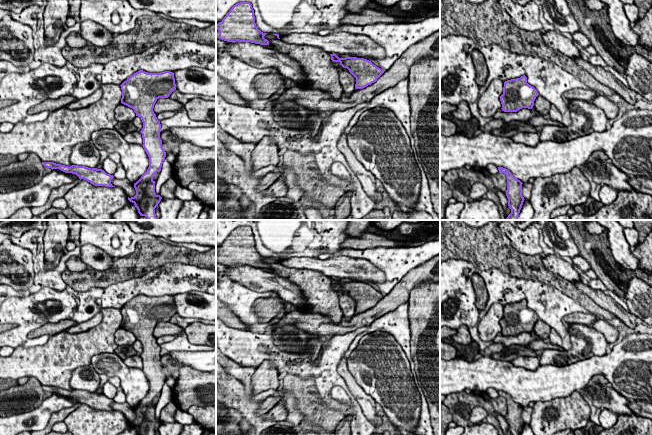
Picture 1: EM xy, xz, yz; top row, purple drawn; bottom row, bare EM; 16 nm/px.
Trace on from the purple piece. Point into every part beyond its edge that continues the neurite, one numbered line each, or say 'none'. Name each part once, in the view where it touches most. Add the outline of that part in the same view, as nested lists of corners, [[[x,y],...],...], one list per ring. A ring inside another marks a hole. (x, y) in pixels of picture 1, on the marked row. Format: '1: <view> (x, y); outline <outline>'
none

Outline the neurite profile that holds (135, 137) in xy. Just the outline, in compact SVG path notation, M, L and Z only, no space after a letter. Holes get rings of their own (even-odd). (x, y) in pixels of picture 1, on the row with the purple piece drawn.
M139 131L127 133L124 139L130 144L143 145L142 134Z

